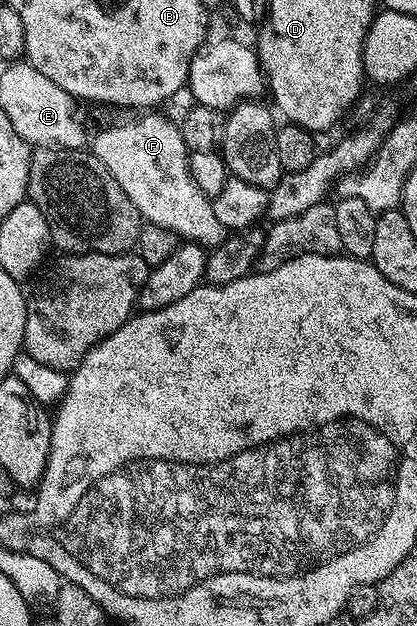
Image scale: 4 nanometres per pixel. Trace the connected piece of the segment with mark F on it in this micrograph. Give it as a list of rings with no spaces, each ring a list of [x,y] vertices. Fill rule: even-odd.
[[[140,114],[137,120],[104,128],[92,140],[90,151],[110,170],[114,182],[126,190],[147,223],[170,230],[177,238],[199,244],[205,250],[218,248],[226,238],[222,222],[214,215],[211,199],[194,186],[188,169],[189,150],[180,136],[180,124],[156,114]]]

